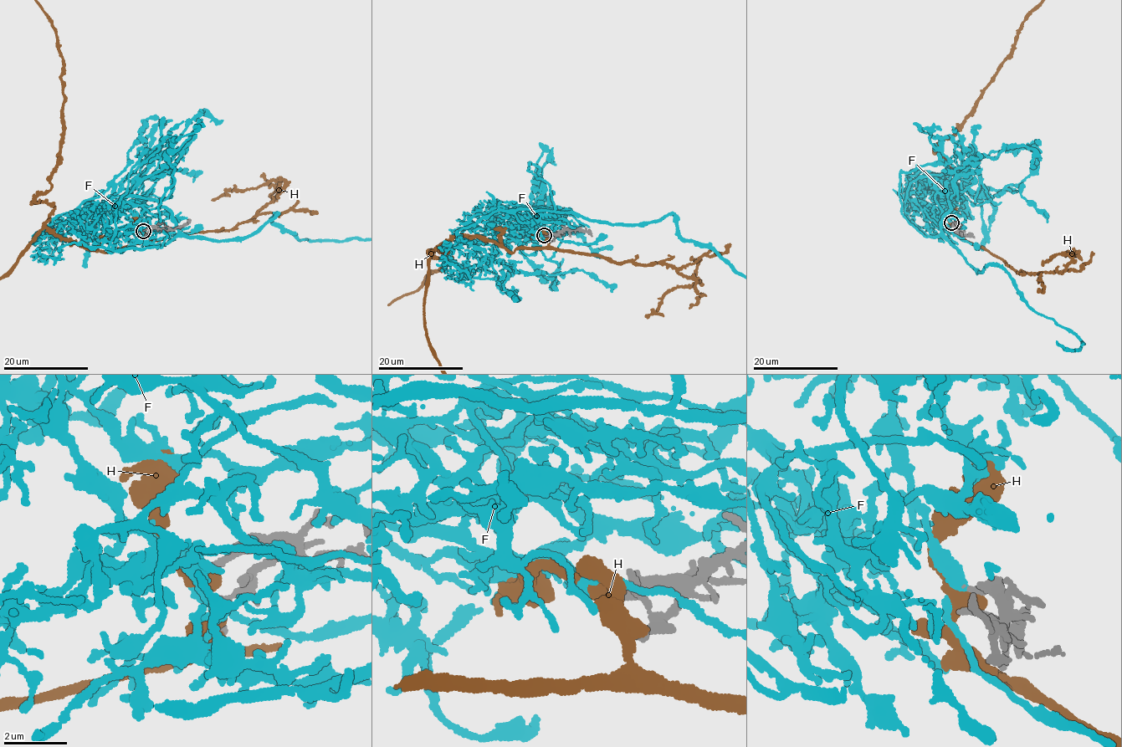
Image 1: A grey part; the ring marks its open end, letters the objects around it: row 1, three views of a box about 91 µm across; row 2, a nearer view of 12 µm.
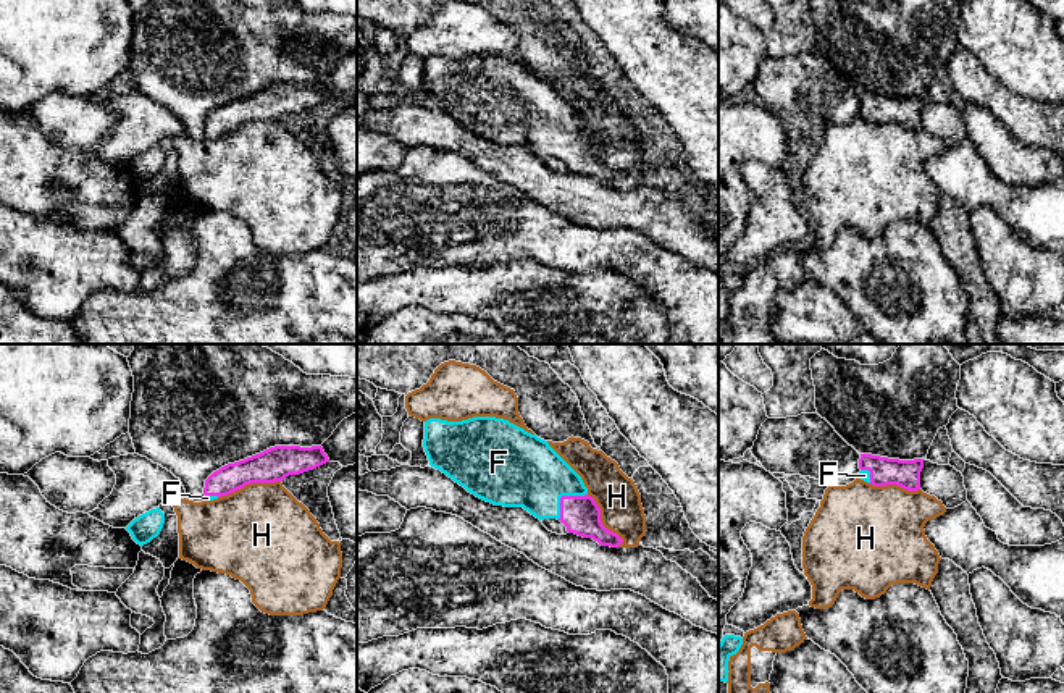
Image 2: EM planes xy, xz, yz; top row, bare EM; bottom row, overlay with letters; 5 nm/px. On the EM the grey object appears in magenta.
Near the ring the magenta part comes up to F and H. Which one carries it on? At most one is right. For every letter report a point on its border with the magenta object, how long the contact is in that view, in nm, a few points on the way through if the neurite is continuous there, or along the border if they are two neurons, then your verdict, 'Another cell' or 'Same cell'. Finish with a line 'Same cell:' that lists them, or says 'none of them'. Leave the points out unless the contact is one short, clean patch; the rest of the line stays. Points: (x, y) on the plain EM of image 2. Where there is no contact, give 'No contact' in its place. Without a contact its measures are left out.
F: Touches magenta at xz (562, 134). Shared border 200 nm. Same cell
H: Touches magenta at xy (249, 121). Shared border 320 nm. Boundary: xy (280, 118), (251, 120), (218, 136). Another cell
Same cell: F

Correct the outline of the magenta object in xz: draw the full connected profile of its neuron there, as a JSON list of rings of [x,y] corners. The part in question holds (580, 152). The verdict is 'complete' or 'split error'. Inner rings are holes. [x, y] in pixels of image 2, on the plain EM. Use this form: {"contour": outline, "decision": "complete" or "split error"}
{"contour": [[[496,55],[425,60],[429,103],[476,136],[523,145],[539,158],[557,157],[568,171],[618,186],[623,178],[601,160],[581,115],[547,79]]], "decision": "split error"}

